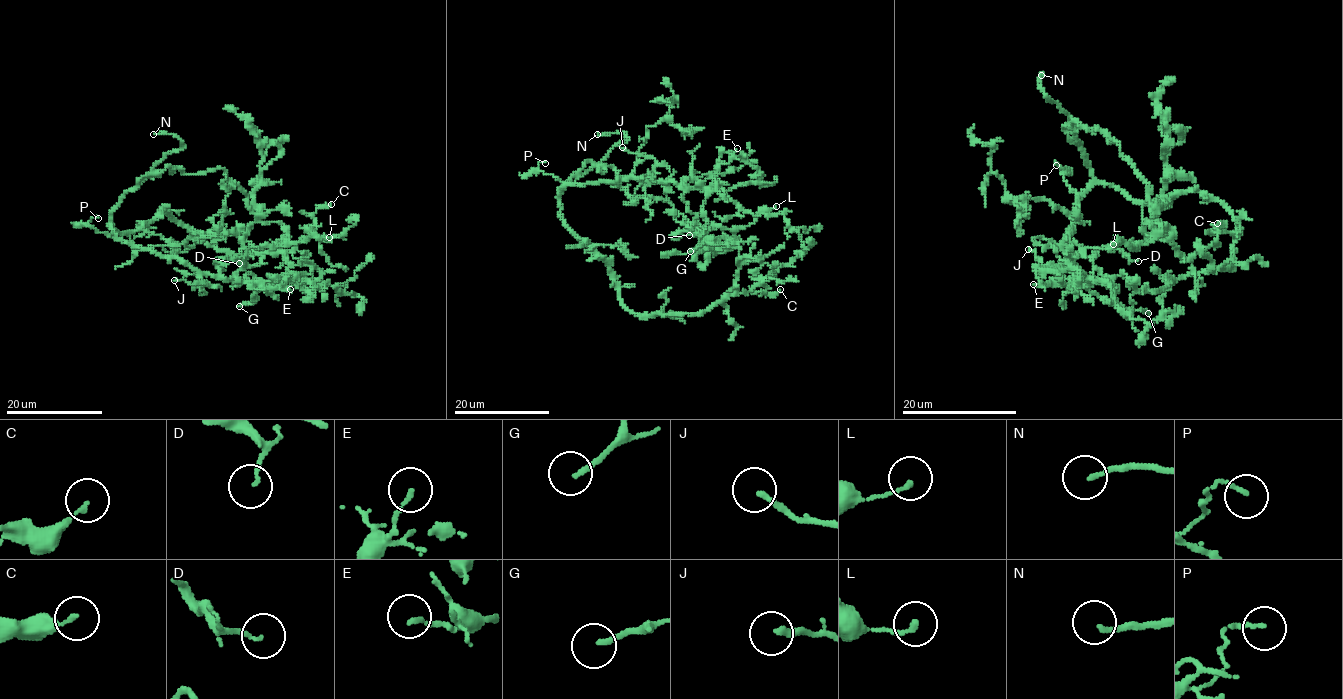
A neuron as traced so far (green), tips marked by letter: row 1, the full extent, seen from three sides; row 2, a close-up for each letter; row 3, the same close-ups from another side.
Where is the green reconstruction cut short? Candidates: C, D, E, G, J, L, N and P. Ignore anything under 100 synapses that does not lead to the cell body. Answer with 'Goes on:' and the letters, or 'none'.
Goes on: N

